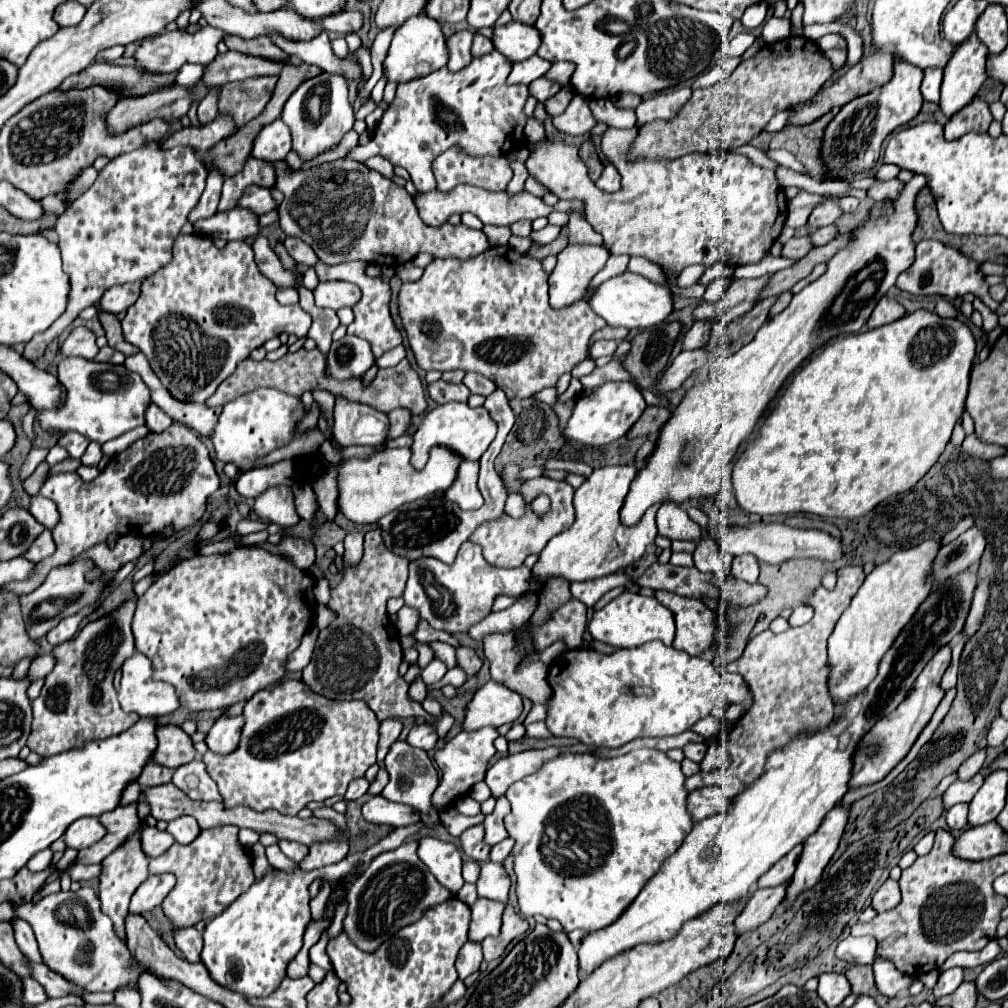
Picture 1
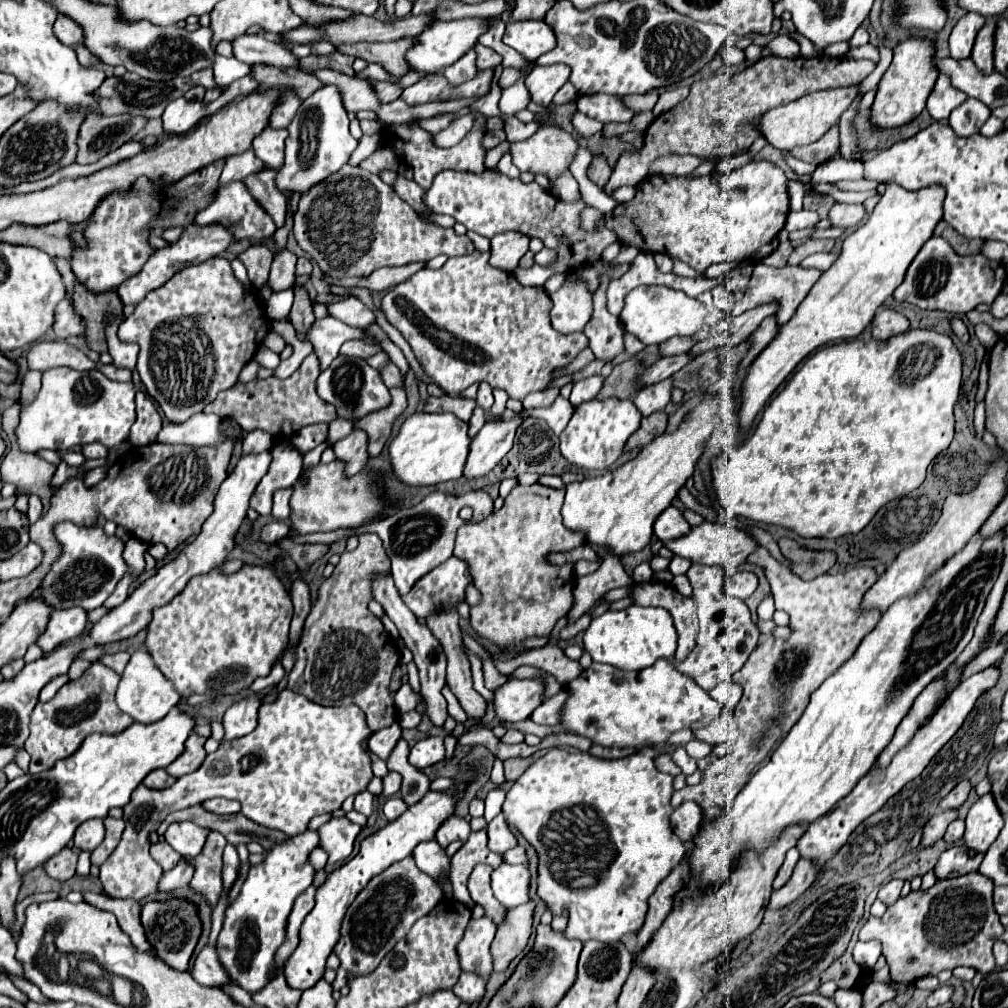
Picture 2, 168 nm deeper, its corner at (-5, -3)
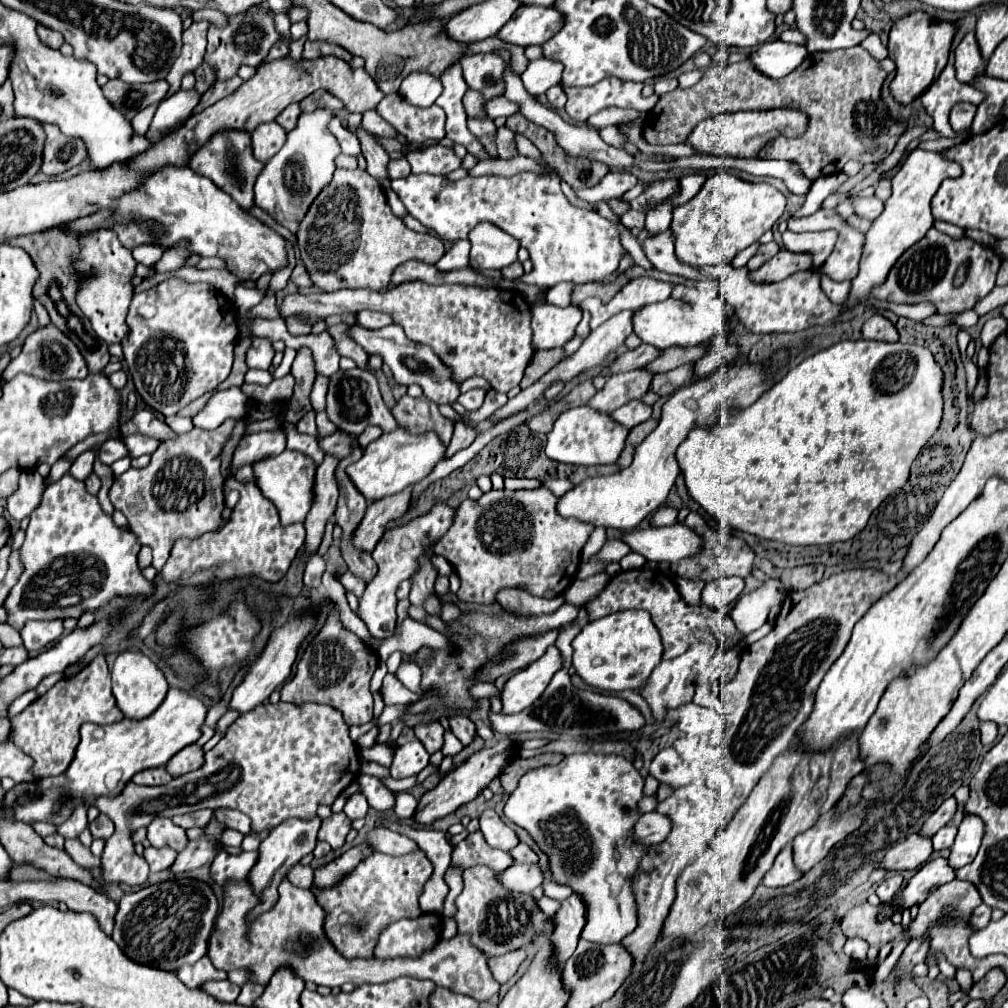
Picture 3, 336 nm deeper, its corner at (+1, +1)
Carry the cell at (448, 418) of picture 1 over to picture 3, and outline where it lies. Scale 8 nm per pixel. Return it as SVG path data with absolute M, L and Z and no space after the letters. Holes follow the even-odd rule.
M399 424L395 430L391 430L391 434L381 434L377 440L373 440L363 450L361 460L347 468L347 474L357 486L357 490L367 498L367 502L373 502L385 496L393 496L405 490L407 486L413 486L427 478L427 474L433 472L437 462L445 460L445 452L447 446L433 430L423 434L411 434Z

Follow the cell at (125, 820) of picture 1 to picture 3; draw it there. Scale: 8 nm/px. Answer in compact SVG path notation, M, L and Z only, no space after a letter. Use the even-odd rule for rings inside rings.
M99 816L97 820L93 820L93 822L89 824L89 830L91 830L93 838L107 840L107 838L113 834L113 822L111 822L107 816Z

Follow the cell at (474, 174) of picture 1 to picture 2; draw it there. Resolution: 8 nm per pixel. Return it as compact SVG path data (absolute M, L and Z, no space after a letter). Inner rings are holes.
M445 170L437 174L431 188L423 192L423 204L431 214L447 214L455 218L455 222L461 222L467 230L473 230L485 238L491 238L497 232L515 230L529 238L539 238L545 248L555 250L557 258L553 264L521 270L515 274L521 286L543 286L555 274L565 274L579 270L585 264L593 264L601 258L607 246L619 242L617 234L605 226L605 218L597 222L593 232L581 228L581 212L587 208L583 200L571 204L545 192L537 182L525 184L503 174L495 174L493 170L485 170L481 174Z

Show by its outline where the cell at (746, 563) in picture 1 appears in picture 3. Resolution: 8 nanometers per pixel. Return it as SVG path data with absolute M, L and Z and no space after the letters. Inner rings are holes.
M739 576L717 578L717 580L705 584L701 598L707 606L729 606L731 602L735 602L741 596L743 586L745 586L745 582Z

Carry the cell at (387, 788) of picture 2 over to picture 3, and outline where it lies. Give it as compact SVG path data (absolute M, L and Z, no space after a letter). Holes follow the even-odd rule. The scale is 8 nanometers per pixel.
M365 762L365 764L361 764L361 772L371 774L375 778L389 778L389 768L385 768L385 766L377 764L377 762Z

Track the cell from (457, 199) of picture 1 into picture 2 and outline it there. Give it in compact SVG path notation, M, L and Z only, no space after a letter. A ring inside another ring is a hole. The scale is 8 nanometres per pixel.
M397 174L395 182L393 182L393 190L409 204L413 206L415 210L419 212L427 212L425 206L421 206L421 194L423 194L423 188L417 186L417 182L413 180L407 180L403 174Z

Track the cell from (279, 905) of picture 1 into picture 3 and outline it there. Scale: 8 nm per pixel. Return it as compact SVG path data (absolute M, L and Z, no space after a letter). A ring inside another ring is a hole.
M289 818L285 822L281 822L279 826L275 826L269 836L261 842L259 846L259 858L257 862L253 864L253 868L249 870L247 874L247 882L251 882L251 888L255 890L255 894L259 894L259 906L255 906L249 914L247 914L247 924L251 924L257 914L263 910L271 910L271 906L275 906L277 898L279 898L279 892L277 892L277 886L283 878L287 878L289 870L301 862L303 856L311 854L317 846L317 830L321 826L321 820L319 818L313 818L309 822L303 822L299 818Z

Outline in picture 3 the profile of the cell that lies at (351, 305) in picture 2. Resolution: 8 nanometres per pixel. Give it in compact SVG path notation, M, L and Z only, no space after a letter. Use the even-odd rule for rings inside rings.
M361 310L357 314L357 322L363 326L363 328L371 328L371 330L377 330L377 328L383 328L383 326L389 326L391 324L391 318L383 312L373 312L373 310Z

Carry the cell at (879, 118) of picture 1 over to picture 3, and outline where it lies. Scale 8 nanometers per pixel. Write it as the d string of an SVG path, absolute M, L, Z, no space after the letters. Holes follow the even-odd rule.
M913 12L905 18L899 18L893 24L889 32L887 48L889 48L889 58L895 62L897 70L895 70L895 78L889 84L889 90L899 104L911 104L941 74L941 70L947 64L953 34L955 34L953 22L935 20L925 12Z

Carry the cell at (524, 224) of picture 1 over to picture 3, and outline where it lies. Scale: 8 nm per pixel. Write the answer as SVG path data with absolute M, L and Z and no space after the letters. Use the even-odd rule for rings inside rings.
M479 224L469 234L471 240L471 258L475 264L473 268L489 268L501 270L517 260L519 242L511 238L507 232L499 230L493 224Z

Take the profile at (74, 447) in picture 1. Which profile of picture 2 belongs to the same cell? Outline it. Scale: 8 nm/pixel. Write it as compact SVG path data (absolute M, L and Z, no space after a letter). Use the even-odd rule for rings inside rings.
M93 442L89 446L83 446L83 456L85 458L107 458L109 456L109 448L101 446L101 442Z

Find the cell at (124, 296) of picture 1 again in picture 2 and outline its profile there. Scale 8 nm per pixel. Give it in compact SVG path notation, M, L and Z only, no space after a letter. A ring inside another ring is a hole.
M189 224L181 238L175 242L175 244L169 244L161 250L155 250L149 260L145 262L145 266L131 278L127 278L121 286L119 286L119 296L125 304L139 304L151 290L163 286L171 276L175 276L177 272L181 272L187 264L199 264L199 262L205 262L209 258L215 258L219 254L223 254L229 246L229 234L225 234L225 230L221 230L221 226L205 226L205 228L199 228L199 226L193 226Z

